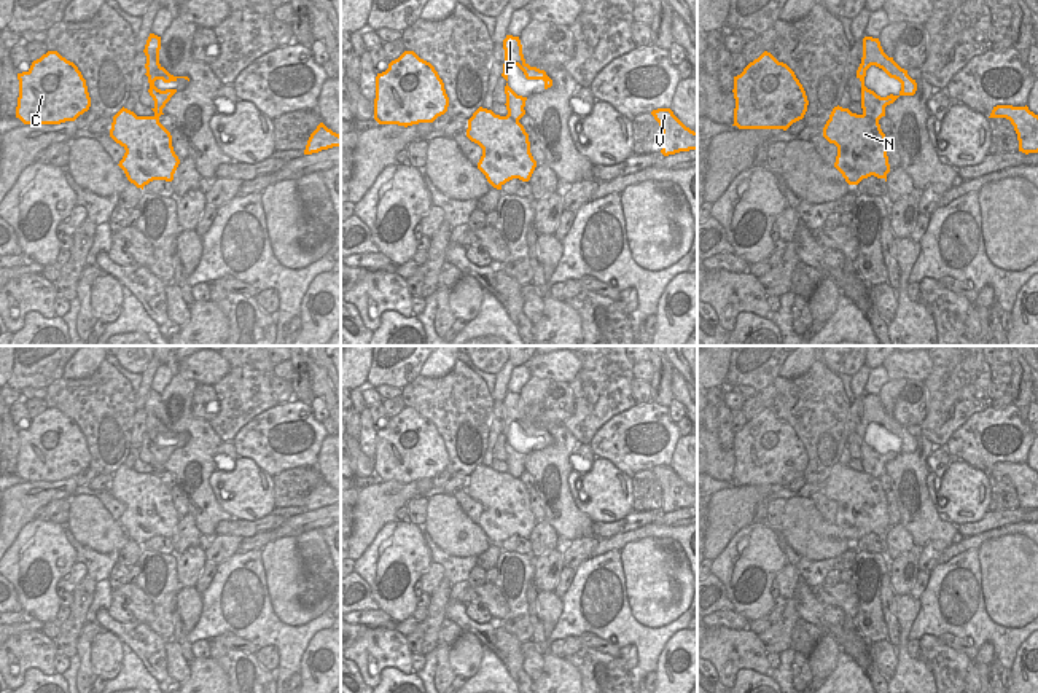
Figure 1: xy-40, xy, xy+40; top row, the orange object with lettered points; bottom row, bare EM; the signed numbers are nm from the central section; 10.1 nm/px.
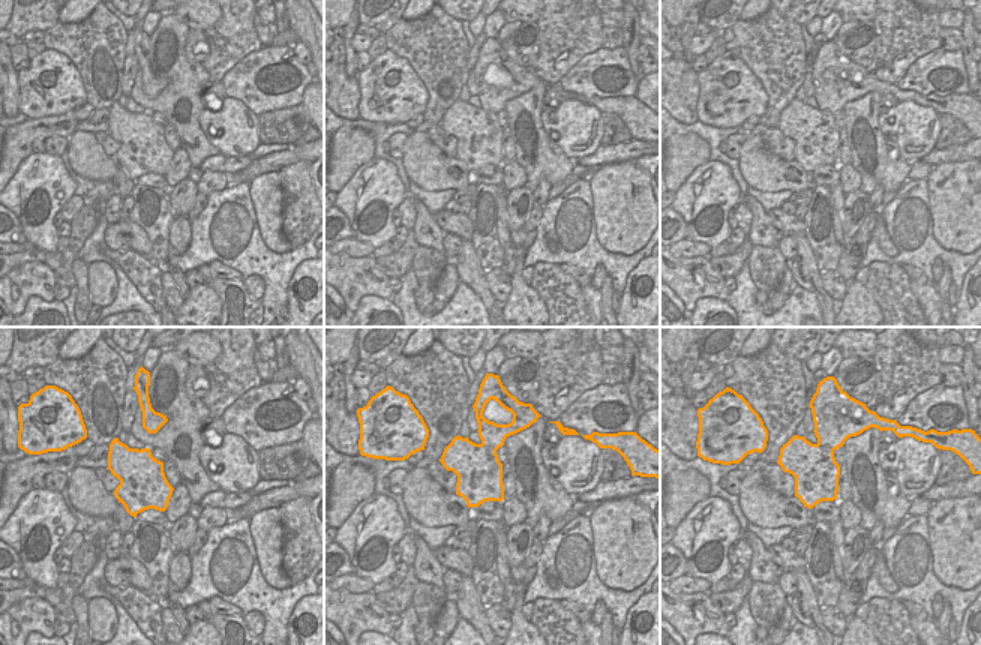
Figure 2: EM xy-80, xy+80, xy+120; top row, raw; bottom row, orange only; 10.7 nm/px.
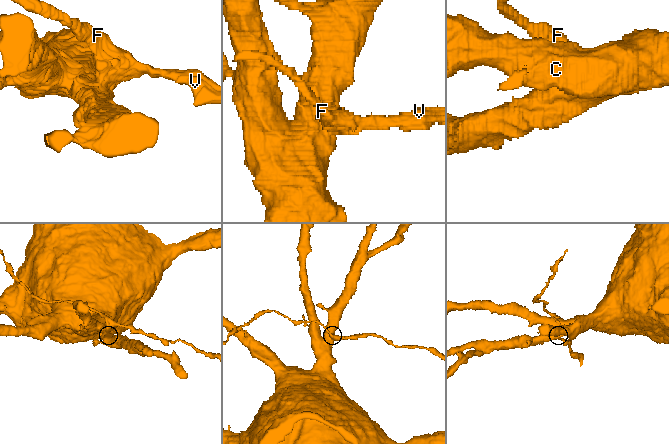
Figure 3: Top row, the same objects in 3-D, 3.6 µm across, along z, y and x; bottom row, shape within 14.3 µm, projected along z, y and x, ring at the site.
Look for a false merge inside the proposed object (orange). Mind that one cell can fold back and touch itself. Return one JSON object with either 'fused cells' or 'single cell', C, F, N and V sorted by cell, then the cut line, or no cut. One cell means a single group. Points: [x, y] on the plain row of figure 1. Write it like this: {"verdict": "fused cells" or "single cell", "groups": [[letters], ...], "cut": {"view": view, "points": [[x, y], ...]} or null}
{"verdict": "single cell", "groups": [["C", "F", "N", "V"]], "cut": null}

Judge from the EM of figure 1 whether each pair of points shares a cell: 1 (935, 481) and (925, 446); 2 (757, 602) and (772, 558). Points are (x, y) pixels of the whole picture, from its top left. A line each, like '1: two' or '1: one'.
1: two
2: one

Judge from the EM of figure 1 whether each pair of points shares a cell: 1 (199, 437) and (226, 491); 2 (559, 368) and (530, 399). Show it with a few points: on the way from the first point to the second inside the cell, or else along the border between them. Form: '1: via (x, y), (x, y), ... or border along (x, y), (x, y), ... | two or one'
1: border along (212, 470), (209, 486), (222, 507) | two
2: border along (532, 375), (551, 379) | two

